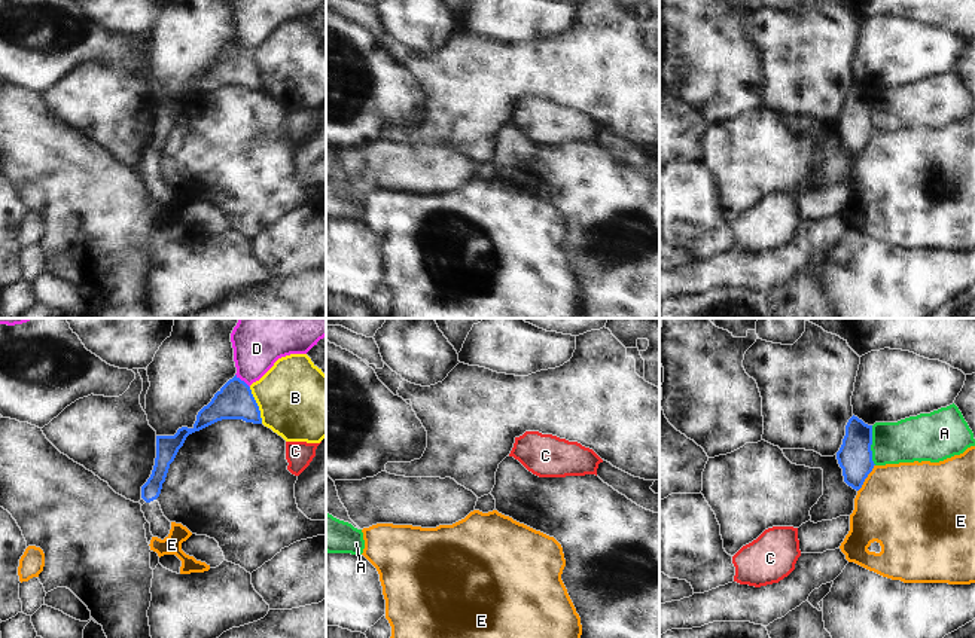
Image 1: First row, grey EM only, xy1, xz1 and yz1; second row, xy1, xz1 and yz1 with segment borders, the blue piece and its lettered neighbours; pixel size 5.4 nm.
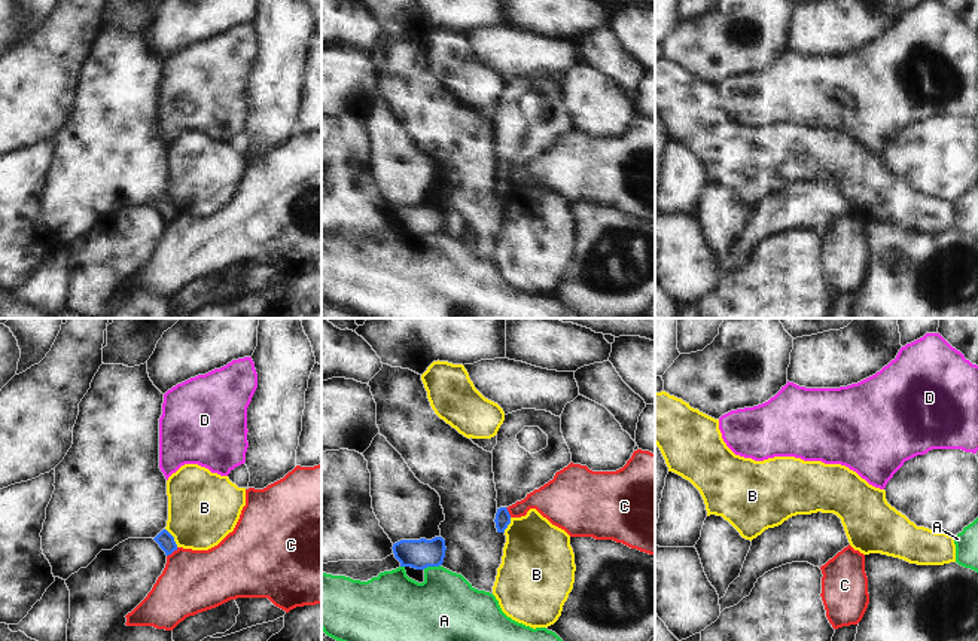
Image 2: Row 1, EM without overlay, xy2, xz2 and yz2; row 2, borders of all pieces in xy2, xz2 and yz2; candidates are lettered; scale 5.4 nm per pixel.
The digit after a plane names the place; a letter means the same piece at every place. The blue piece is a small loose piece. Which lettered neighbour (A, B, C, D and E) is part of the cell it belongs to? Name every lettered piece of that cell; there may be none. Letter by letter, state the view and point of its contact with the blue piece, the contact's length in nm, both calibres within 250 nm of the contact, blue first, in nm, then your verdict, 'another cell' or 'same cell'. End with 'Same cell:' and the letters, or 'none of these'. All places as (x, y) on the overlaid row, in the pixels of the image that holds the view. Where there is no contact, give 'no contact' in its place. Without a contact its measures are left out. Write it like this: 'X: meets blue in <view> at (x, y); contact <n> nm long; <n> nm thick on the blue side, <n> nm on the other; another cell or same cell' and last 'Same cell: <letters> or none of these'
A: meets blue in yz1 at (871, 443); contact 220 nm long; 190 nm thick on the blue side, 240 nm on the other; another cell
B: meets blue in xy1 at (256, 405); contact 220 nm long; 200 nm thick on the blue side, 420 nm on the other; another cell
C: meets blue in xy2 at (171, 552); contact 80 nm long; 90 nm thick on the blue side, 340 nm on the other; another cell
D: meets blue in xy1 at (243, 381); contact 110 nm long; 200 nm thick on the blue side, 300 nm on the other; another cell
E: meets blue in yz1 at (867, 476); contact 180 nm long; 190 nm thick on the blue side, 460 nm on the other; another cell
Same cell: none of these

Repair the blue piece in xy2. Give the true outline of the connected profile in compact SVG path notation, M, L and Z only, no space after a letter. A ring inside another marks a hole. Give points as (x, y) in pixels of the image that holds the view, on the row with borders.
M162 529L153 540L159 544L167 556L177 550L174 537L167 529Z

